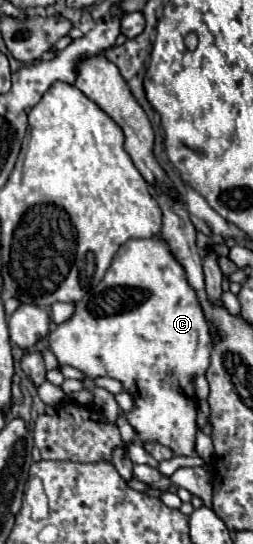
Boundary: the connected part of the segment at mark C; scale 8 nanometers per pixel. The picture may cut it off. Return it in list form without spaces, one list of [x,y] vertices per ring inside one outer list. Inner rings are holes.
[[[131,239],[121,245],[105,277],[75,303],[73,315],[49,333],[49,349],[59,365],[71,365],[91,379],[113,377],[121,381],[135,401],[135,409],[127,413],[127,419],[137,429],[139,439],[143,443],[157,441],[167,445],[177,455],[191,455],[195,451],[197,397],[193,377],[209,367],[211,347],[209,327],[205,325],[197,295],[185,279],[185,269],[177,265],[169,247],[159,239]]]

